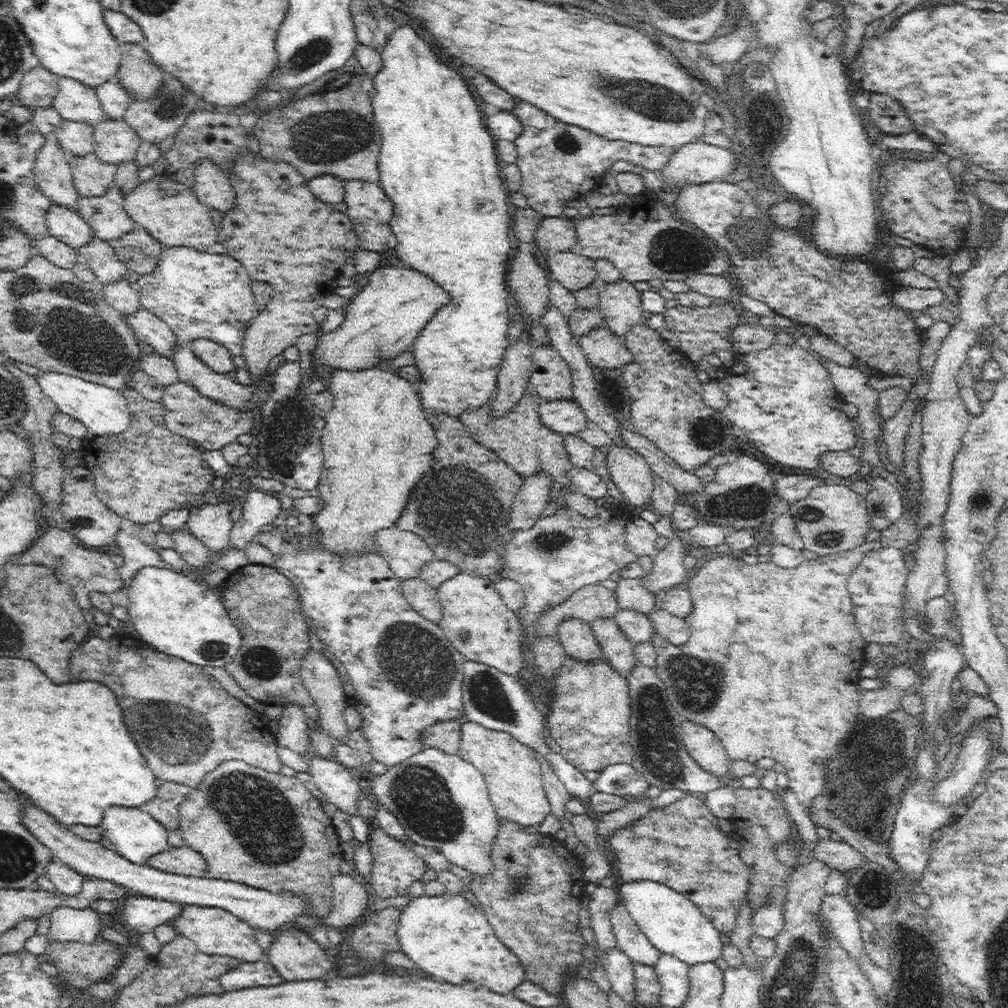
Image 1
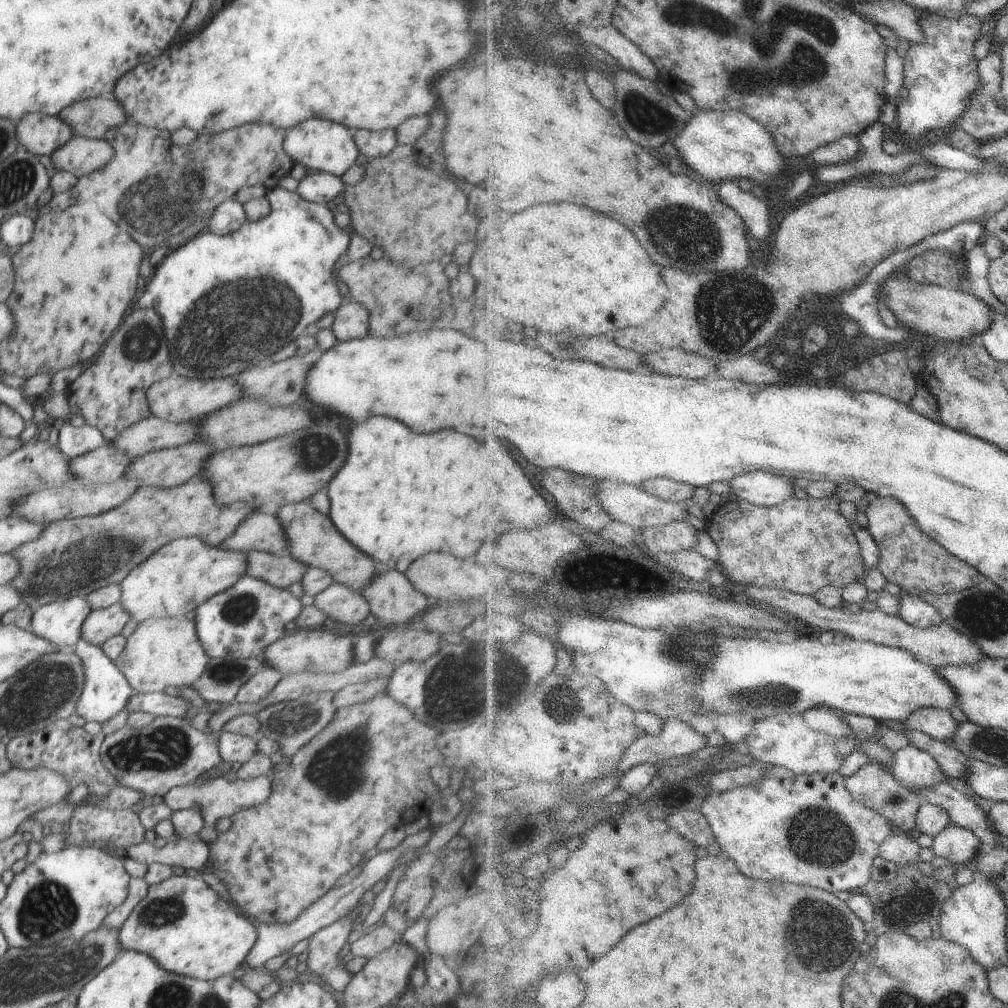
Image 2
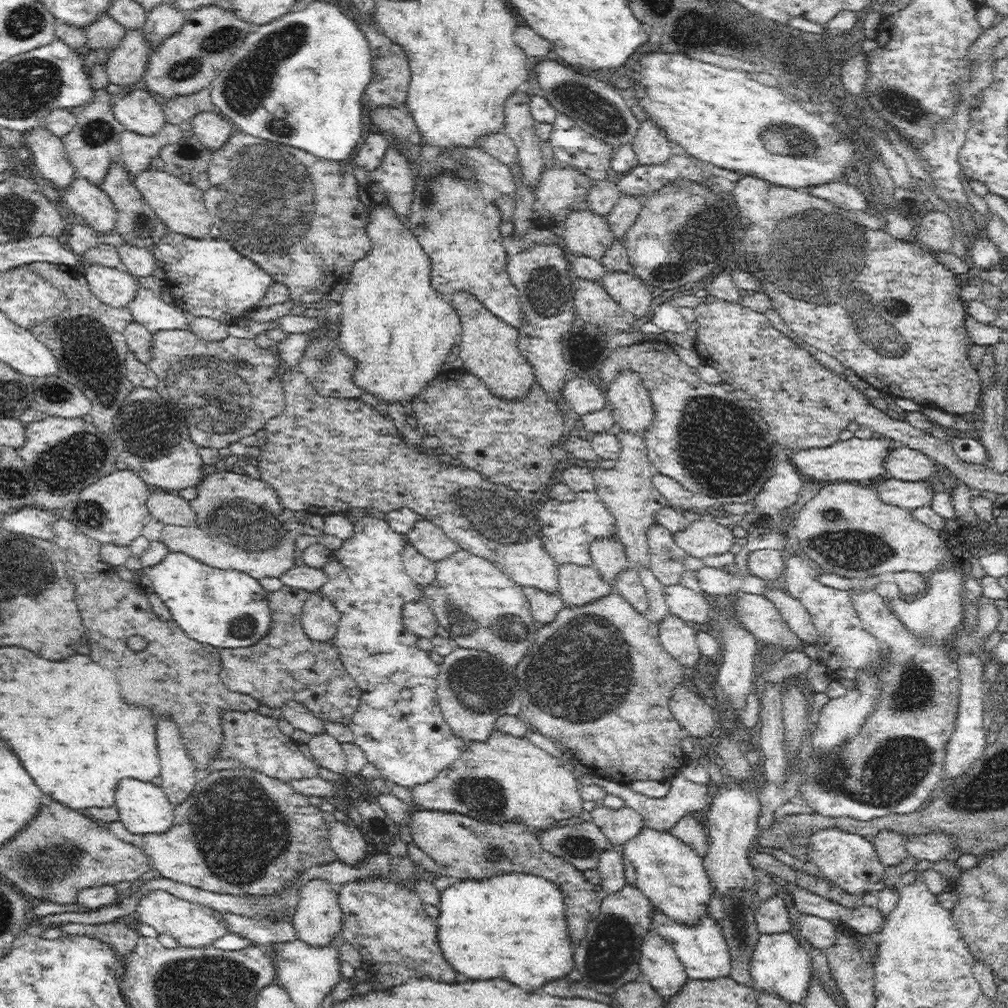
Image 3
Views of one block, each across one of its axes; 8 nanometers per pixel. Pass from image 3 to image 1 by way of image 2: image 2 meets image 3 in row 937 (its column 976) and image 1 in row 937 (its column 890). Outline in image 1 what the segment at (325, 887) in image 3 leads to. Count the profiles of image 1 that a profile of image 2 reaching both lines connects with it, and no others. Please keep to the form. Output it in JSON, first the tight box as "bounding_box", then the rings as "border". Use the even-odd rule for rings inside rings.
{"bounding_box":[266,927,330,982],"border":[[[298,927],[283,932],[266,955],[284,982],[316,980],[330,968],[324,949]]]}

